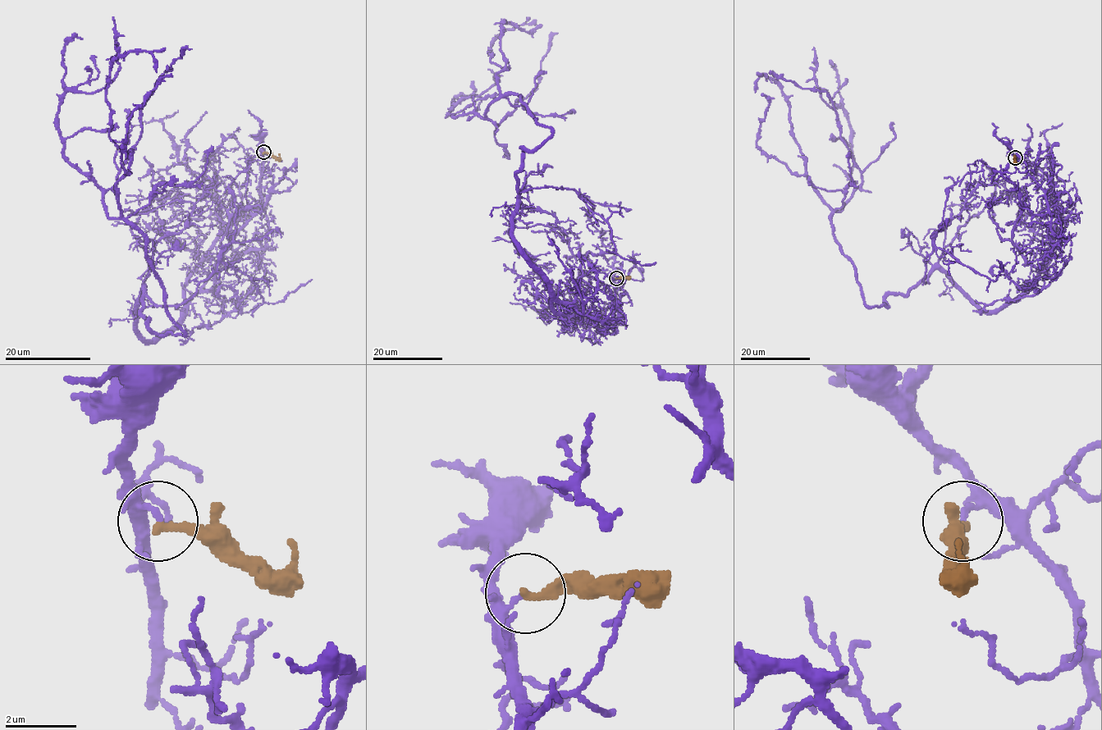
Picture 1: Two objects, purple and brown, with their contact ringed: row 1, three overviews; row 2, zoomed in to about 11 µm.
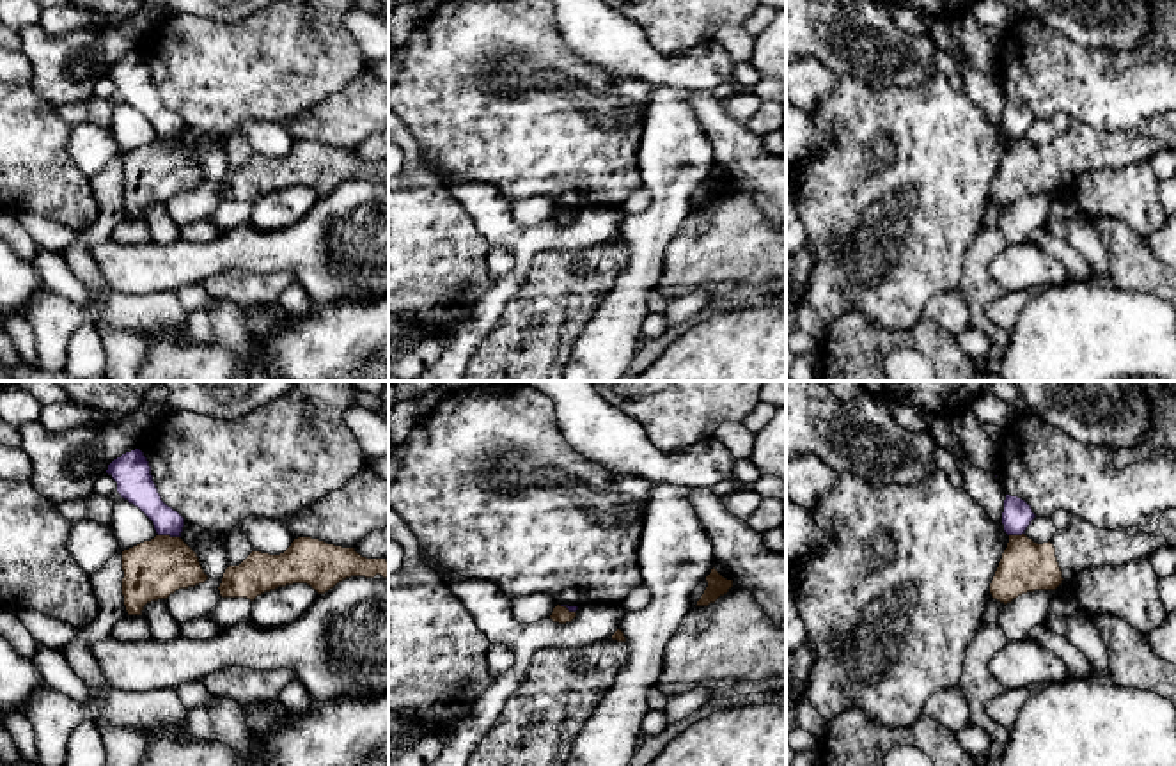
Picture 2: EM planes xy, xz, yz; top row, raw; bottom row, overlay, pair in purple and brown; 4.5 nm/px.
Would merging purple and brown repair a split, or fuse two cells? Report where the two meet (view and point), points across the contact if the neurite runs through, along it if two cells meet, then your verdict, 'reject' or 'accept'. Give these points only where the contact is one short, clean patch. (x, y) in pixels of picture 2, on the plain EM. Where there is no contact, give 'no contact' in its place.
contact xy (169, 137); border xy (158, 137), (180, 140); reject

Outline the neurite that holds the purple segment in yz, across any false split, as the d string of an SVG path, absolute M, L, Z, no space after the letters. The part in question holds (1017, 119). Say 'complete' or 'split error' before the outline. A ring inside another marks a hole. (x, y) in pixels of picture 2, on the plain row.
complete; M1006 98L1002 128L1007 138L1025 137L1027 129L1034 121L1036 117L1032 115L1031 108L1025 103Z

